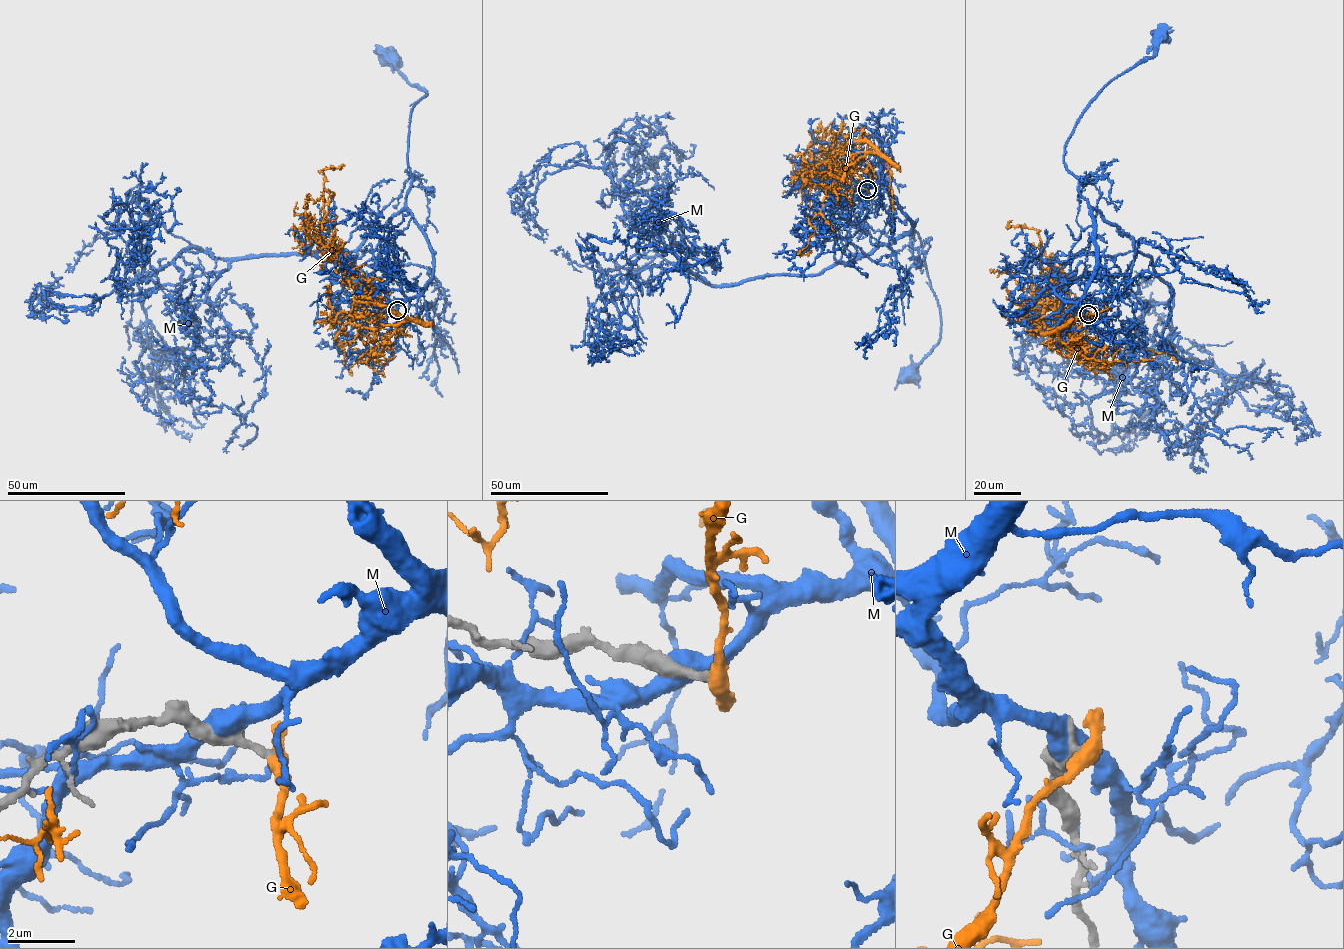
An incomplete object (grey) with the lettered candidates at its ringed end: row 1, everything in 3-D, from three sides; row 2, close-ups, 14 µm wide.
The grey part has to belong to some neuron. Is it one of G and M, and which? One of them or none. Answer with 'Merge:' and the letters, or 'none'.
Merge: none

